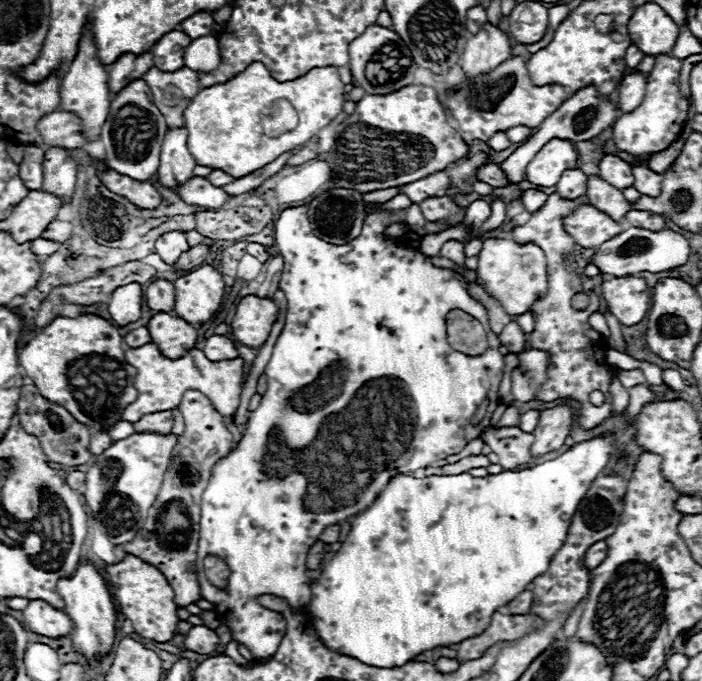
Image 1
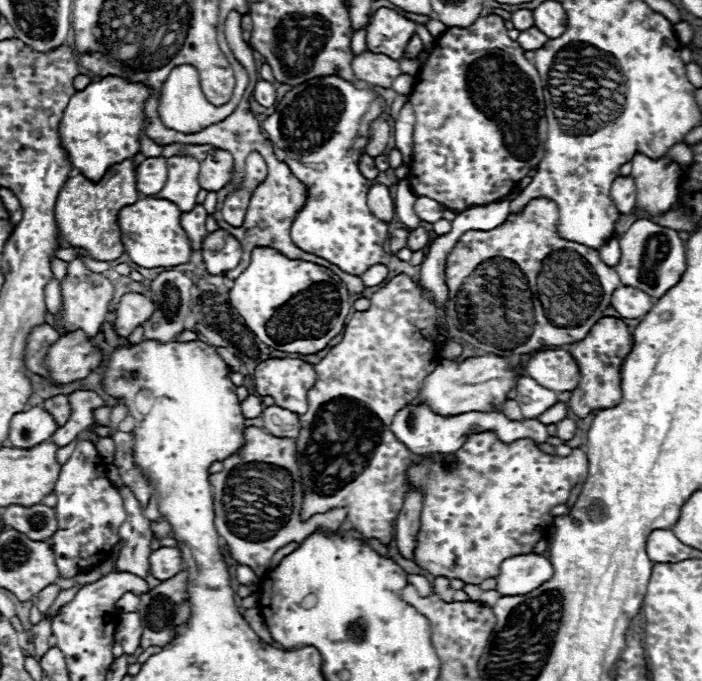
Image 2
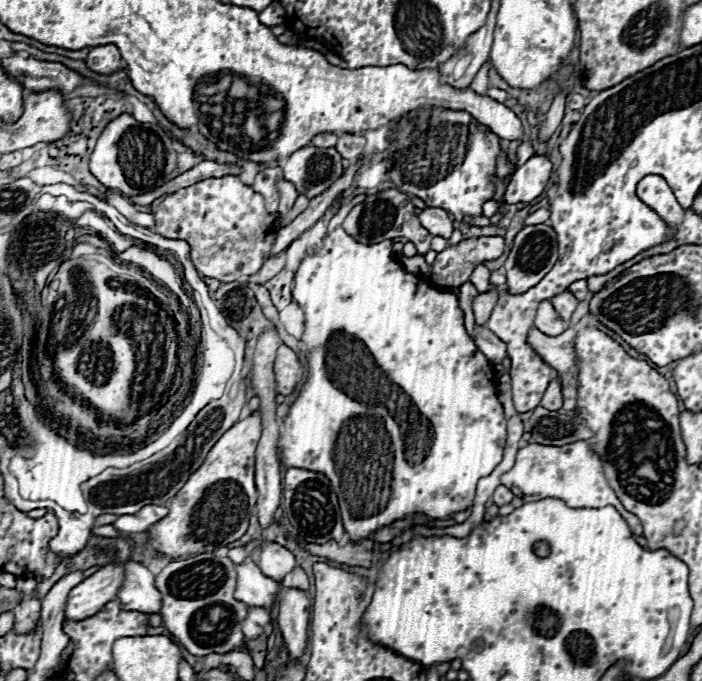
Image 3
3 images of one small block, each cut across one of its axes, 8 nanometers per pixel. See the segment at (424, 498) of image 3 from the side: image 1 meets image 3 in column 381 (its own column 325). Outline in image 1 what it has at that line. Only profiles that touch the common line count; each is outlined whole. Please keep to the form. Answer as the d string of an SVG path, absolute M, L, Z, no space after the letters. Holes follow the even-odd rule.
M366 204L368 214L364 220L362 236L358 236L356 240L352 240L346 246L326 244L324 240L316 238L312 234L310 226L306 226L306 210L308 210L308 206L286 208L274 224L276 248L284 260L282 278L280 278L278 288L286 296L286 322L284 322L284 328L278 336L278 342L272 350L272 358L264 370L264 376L268 380L268 390L262 396L260 406L254 412L250 412L244 436L238 442L238 446L228 456L218 460L216 466L212 468L212 476L208 480L204 494L202 494L202 518L200 518L202 530L200 530L200 540L198 540L198 562L202 564L202 558L206 558L208 554L216 554L230 568L230 578L228 578L226 590L220 590L220 588L208 584L208 578L204 574L198 574L202 598L216 606L216 614L220 614L222 622L232 630L232 638L238 640L240 644L244 644L250 650L254 660L270 658L286 634L286 618L280 612L274 612L274 610L260 606L256 602L256 598L262 594L272 594L272 596L286 598L288 604L296 610L306 608L310 604L310 578L306 576L306 556L308 556L310 546L314 546L318 542L322 530L326 526L332 526L332 524L346 520L348 516L356 516L356 514L364 512L372 504L372 500L376 500L376 496L384 490L384 484L388 484L388 480L392 476L408 474L408 472L414 472L418 468L428 468L428 464L444 460L450 454L458 454L466 444L470 444L474 438L478 438L482 434L482 430L490 424L490 416L492 416L490 412L494 412L494 408L498 406L496 404L498 402L498 388L500 388L502 374L504 374L504 358L500 352L494 350L498 340L490 330L488 310L484 308L484 304L474 300L468 294L468 290L462 286L462 282L450 270L434 266L430 262L430 256L422 254L420 248L408 248L408 246L398 244L396 240L384 238L384 230L392 224L390 210L384 210L382 204ZM454 308L468 312L484 326L484 330L490 336L488 352L484 352L482 356L466 356L466 354L454 352L450 348L450 344L446 342L444 322L446 322L446 314ZM484 398L490 400L486 416L482 418L482 422L472 424L474 412L478 410L478 406L482 404Z

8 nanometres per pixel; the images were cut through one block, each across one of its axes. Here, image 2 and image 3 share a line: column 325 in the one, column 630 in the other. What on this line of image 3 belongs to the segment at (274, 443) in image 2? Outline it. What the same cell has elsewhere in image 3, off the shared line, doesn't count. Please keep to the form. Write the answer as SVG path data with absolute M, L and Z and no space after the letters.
M574 442L568 446L542 446L542 444L528 444L518 450L516 454L516 464L512 470L508 470L502 476L502 484L512 488L520 488L522 496L536 496L538 500L542 498L558 498L564 500L570 508L602 508L602 506L614 506L622 518L628 522L630 530L640 536L642 526L640 520L626 512L624 506L620 504L618 496L612 492L604 470L602 470L602 460L592 452L588 442Z

